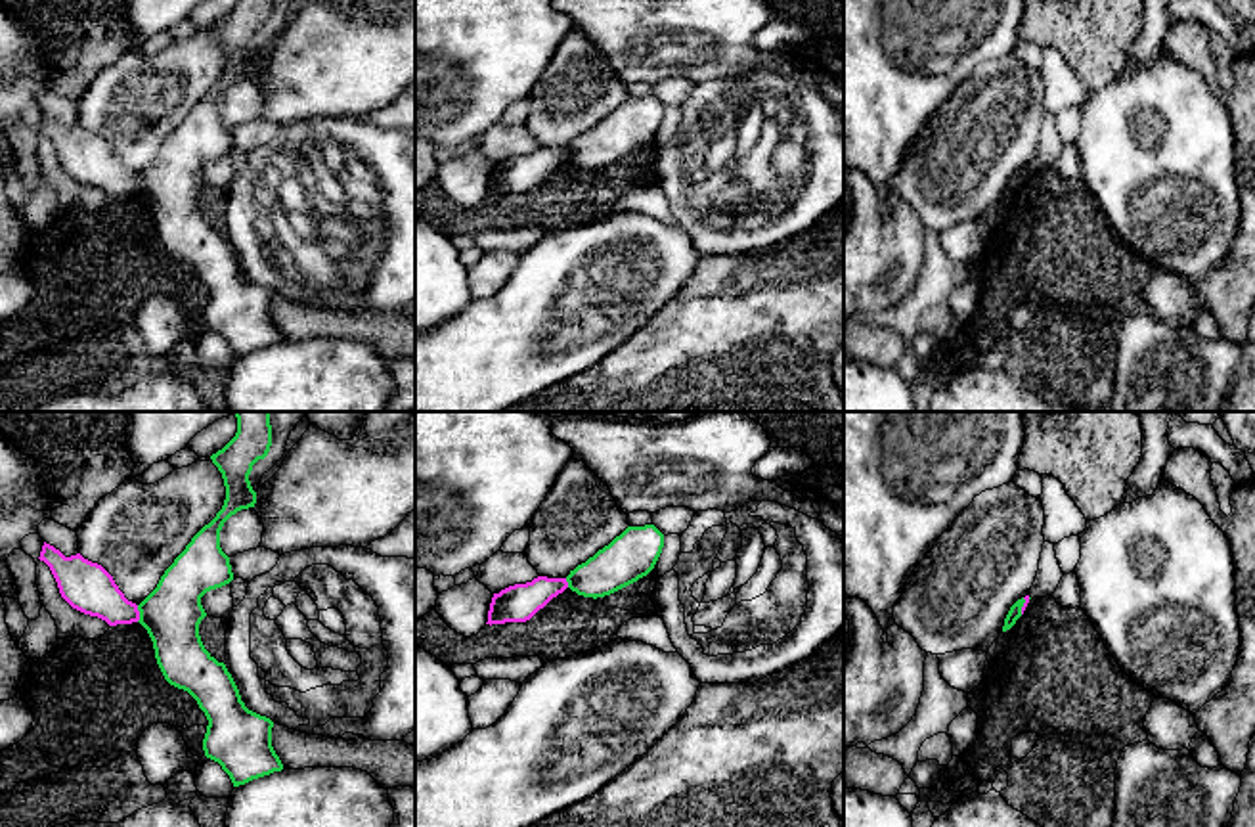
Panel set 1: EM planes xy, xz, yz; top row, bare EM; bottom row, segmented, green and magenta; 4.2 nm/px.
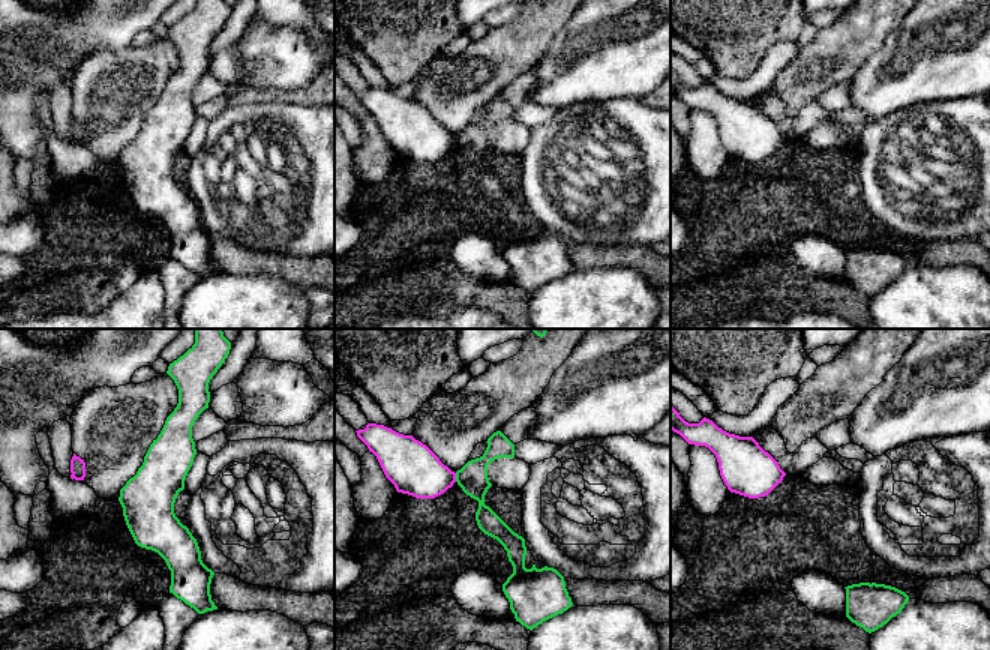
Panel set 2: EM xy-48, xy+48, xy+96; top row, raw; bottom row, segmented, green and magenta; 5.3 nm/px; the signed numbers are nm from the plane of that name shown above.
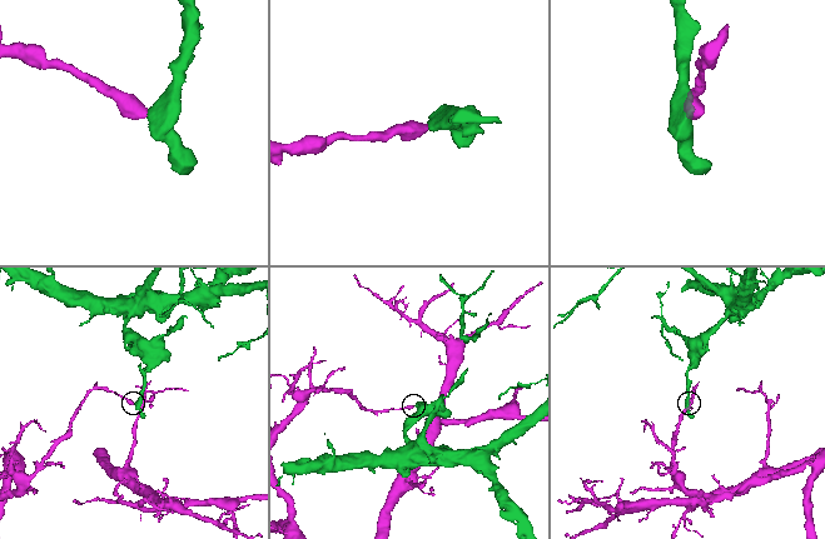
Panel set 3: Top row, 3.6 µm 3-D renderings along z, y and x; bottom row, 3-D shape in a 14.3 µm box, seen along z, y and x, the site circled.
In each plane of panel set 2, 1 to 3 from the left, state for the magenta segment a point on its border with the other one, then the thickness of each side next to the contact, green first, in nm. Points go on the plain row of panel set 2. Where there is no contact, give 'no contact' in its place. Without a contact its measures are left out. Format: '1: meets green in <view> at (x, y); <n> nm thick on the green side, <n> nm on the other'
1: no contact
2: meets green in xy+48 at (456, 141); 160 nm thick on the green side, 280 nm on the other
3: no contact

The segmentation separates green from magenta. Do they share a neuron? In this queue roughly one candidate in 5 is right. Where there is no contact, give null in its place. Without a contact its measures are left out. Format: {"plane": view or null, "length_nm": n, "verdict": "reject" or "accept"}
{"plane": "xy", "length_nm": 70, "verdict": "reject"}

